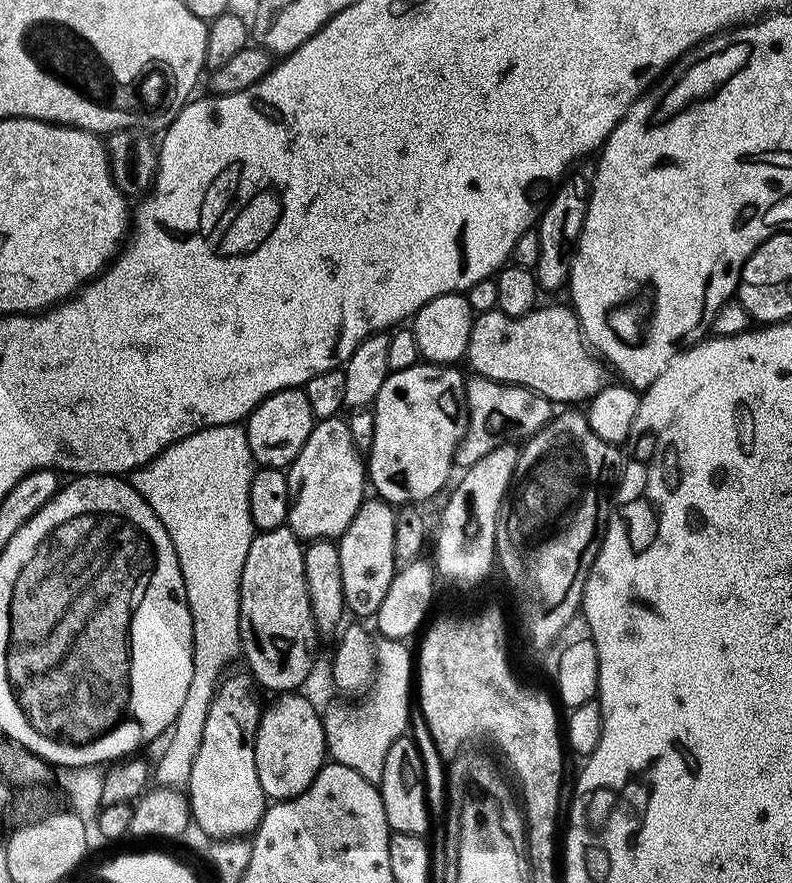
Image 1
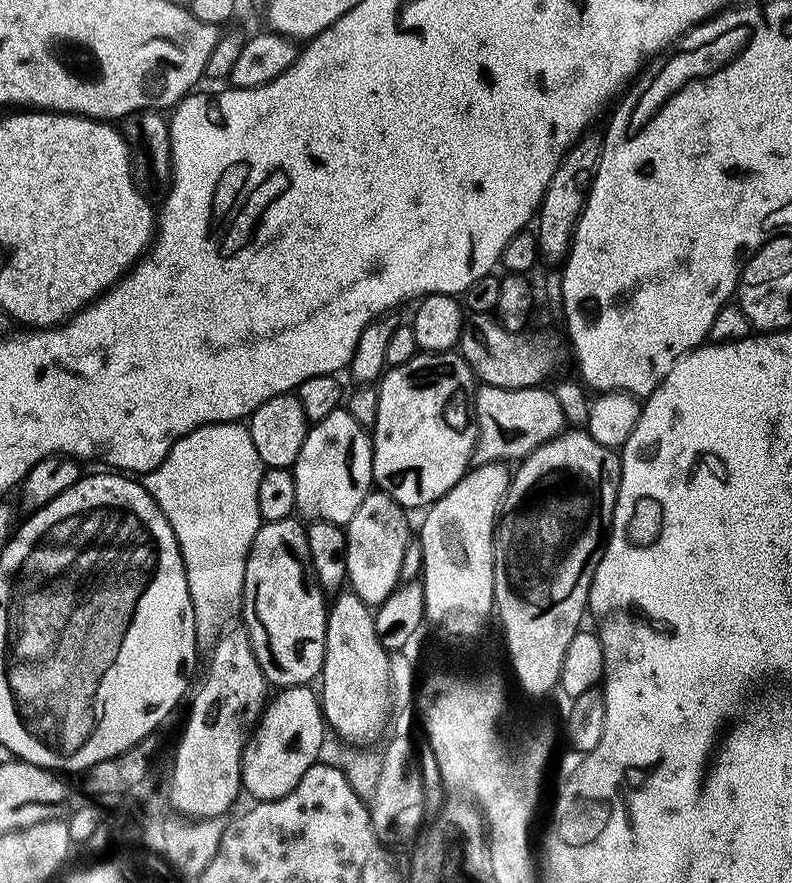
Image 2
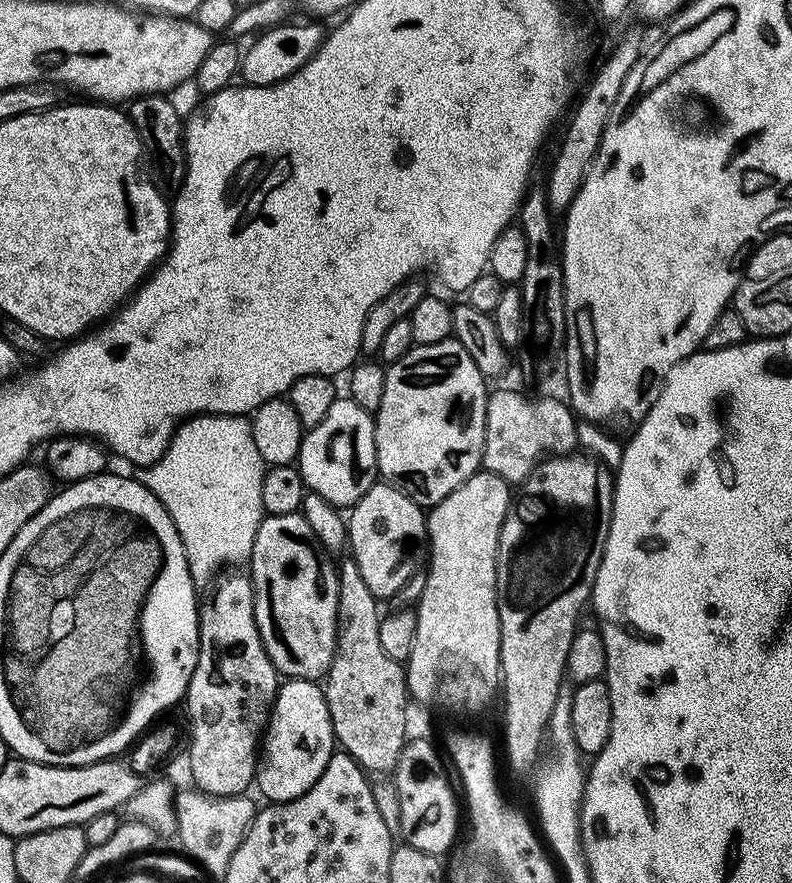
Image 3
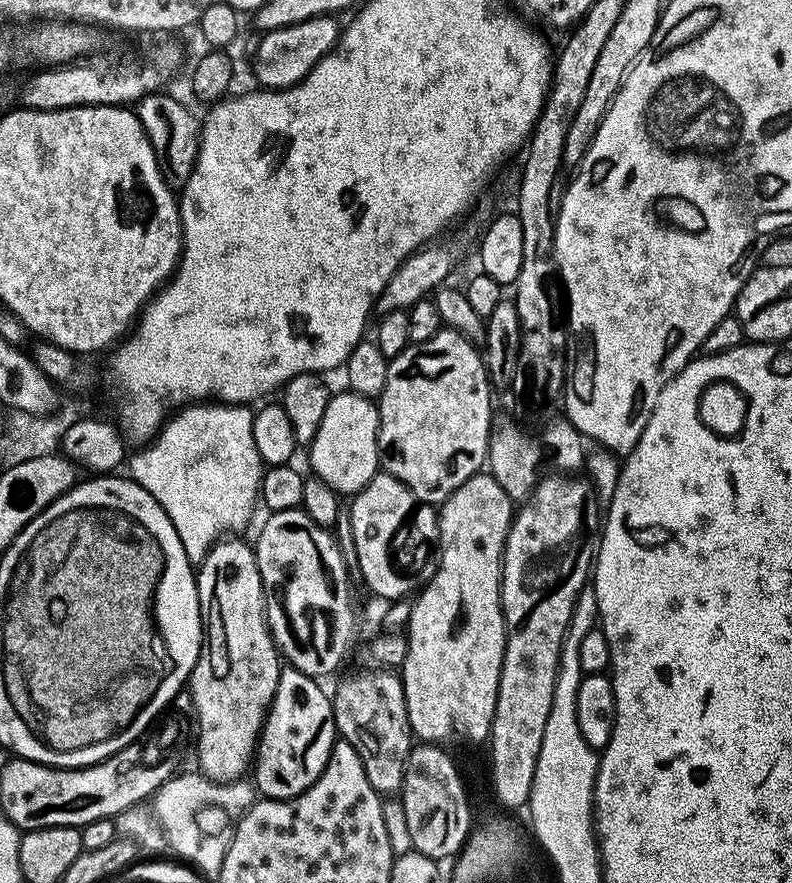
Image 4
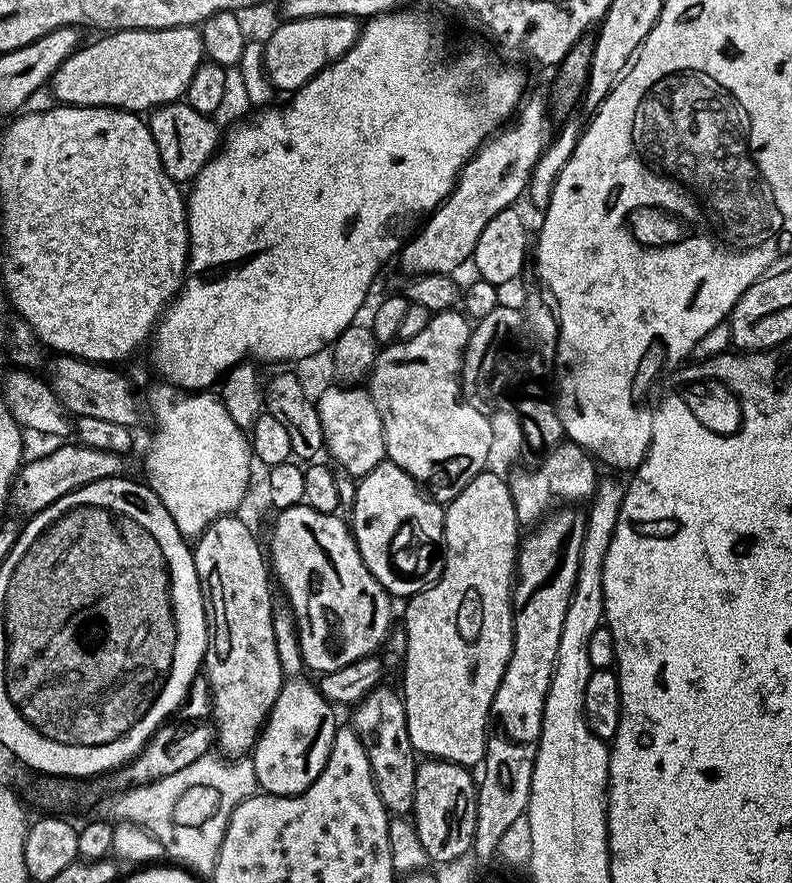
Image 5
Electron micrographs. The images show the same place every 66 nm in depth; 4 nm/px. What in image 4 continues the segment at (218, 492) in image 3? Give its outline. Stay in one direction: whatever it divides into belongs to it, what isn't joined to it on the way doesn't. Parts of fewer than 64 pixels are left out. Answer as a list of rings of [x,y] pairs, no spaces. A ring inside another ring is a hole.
[[[192,402],[189,403],[187,406],[181,407],[179,411],[175,413],[177,414],[176,417],[169,419],[167,423],[161,427],[160,431],[156,433],[156,439],[151,441],[147,446],[141,447],[144,448],[141,450],[140,453],[135,456],[135,454],[129,455],[126,460],[126,469],[128,468],[127,475],[131,477],[131,479],[136,481],[138,486],[142,486],[143,488],[148,491],[152,495],[156,501],[162,506],[162,510],[166,510],[166,514],[170,518],[170,522],[174,522],[174,530],[178,530],[178,538],[182,538],[182,546],[186,550],[186,554],[188,555],[189,560],[193,562],[199,562],[203,560],[205,554],[212,549],[212,545],[216,543],[217,540],[227,537],[229,534],[240,534],[244,527],[247,526],[248,523],[252,520],[252,511],[255,510],[256,504],[258,508],[258,501],[260,500],[260,479],[264,477],[266,471],[266,465],[263,460],[260,459],[260,455],[258,454],[258,446],[254,446],[254,430],[252,429],[252,418],[254,415],[253,409],[248,406],[233,406],[230,404],[226,404],[223,402]]]

